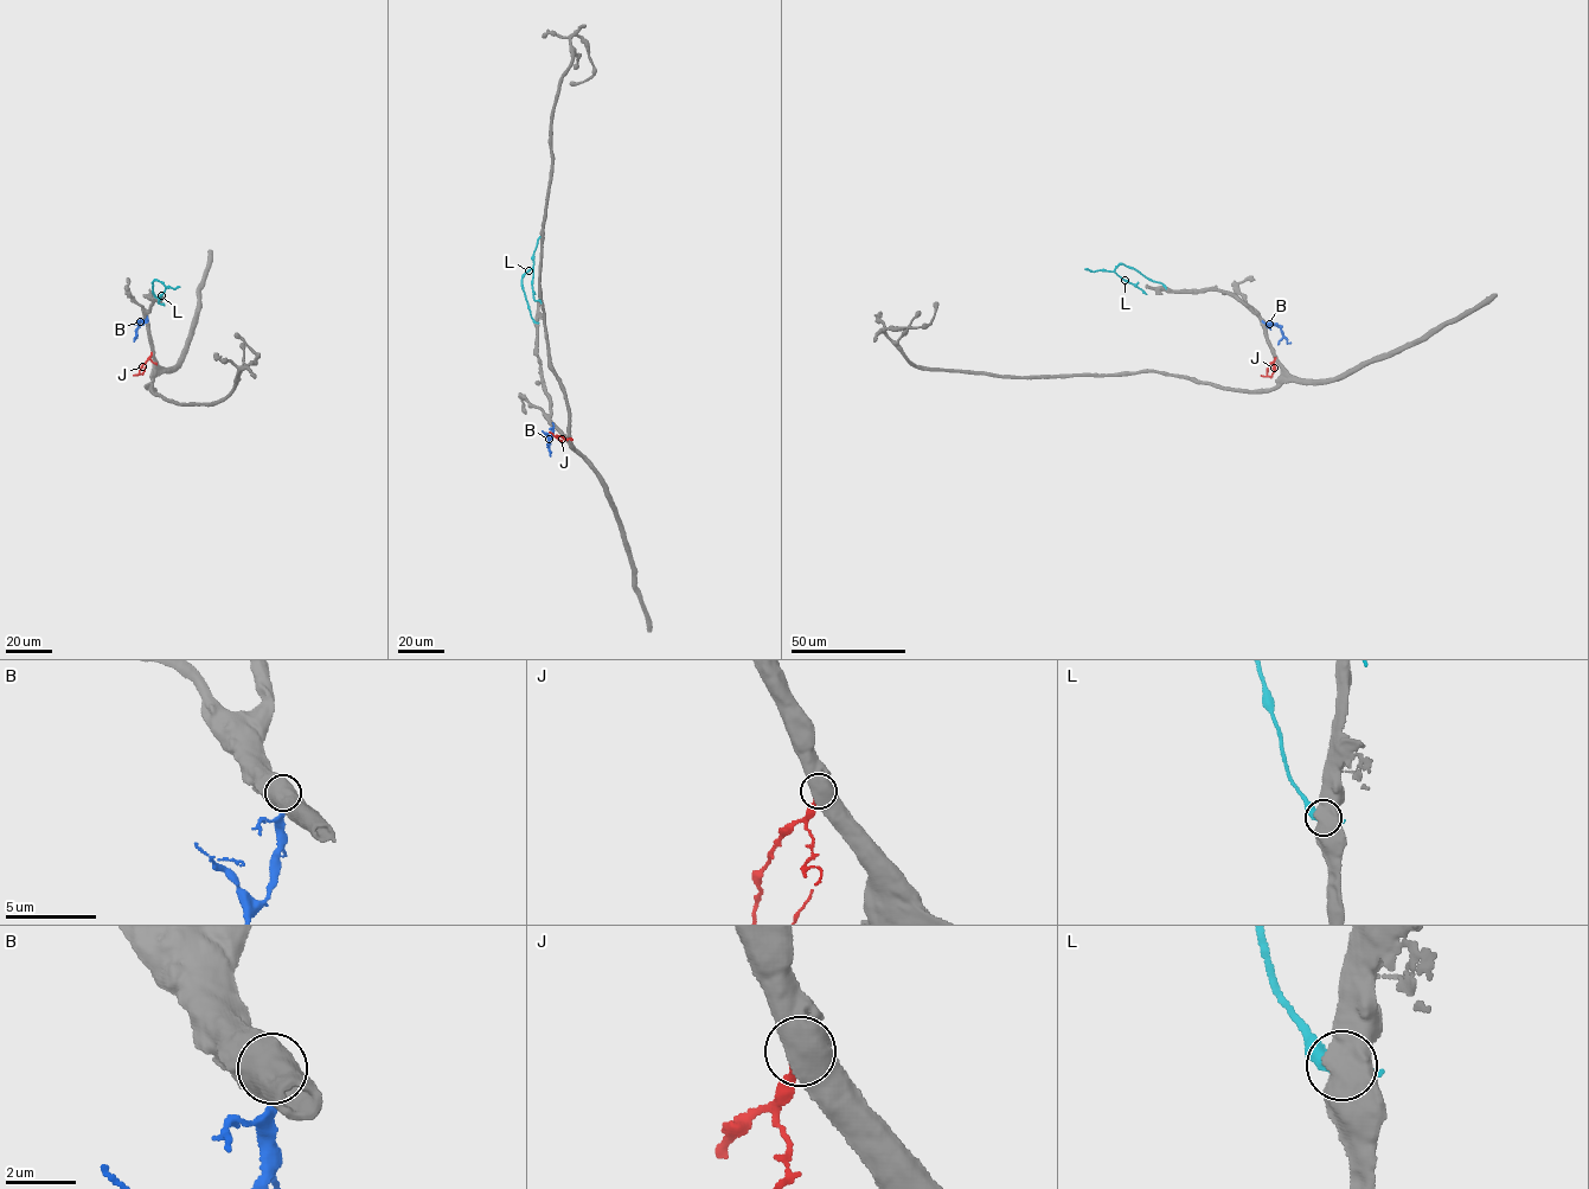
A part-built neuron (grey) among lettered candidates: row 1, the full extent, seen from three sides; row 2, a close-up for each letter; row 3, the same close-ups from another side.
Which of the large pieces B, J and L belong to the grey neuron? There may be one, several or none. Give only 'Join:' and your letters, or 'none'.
Join: none

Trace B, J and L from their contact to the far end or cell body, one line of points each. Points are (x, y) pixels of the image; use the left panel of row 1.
B: (148, 319), (139, 323), (135, 338)
J: (152, 353), (139, 372), (145, 366)
L: (155, 296), (154, 280), (166, 288), (158, 302), (164, 305)

